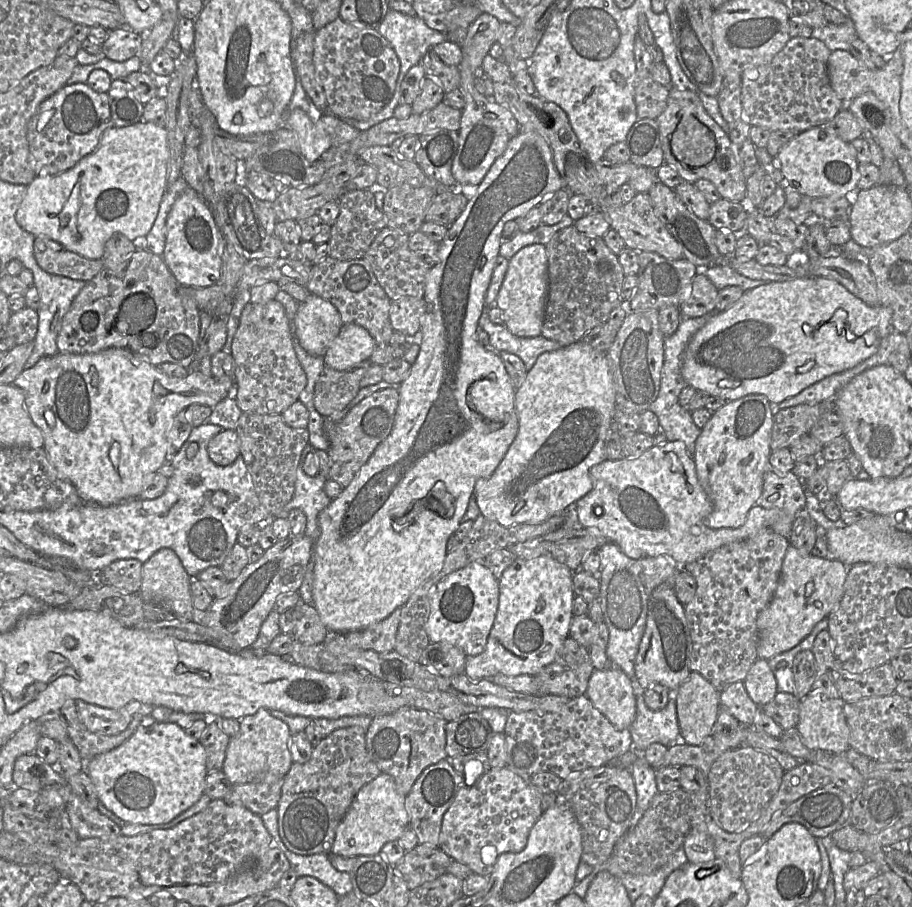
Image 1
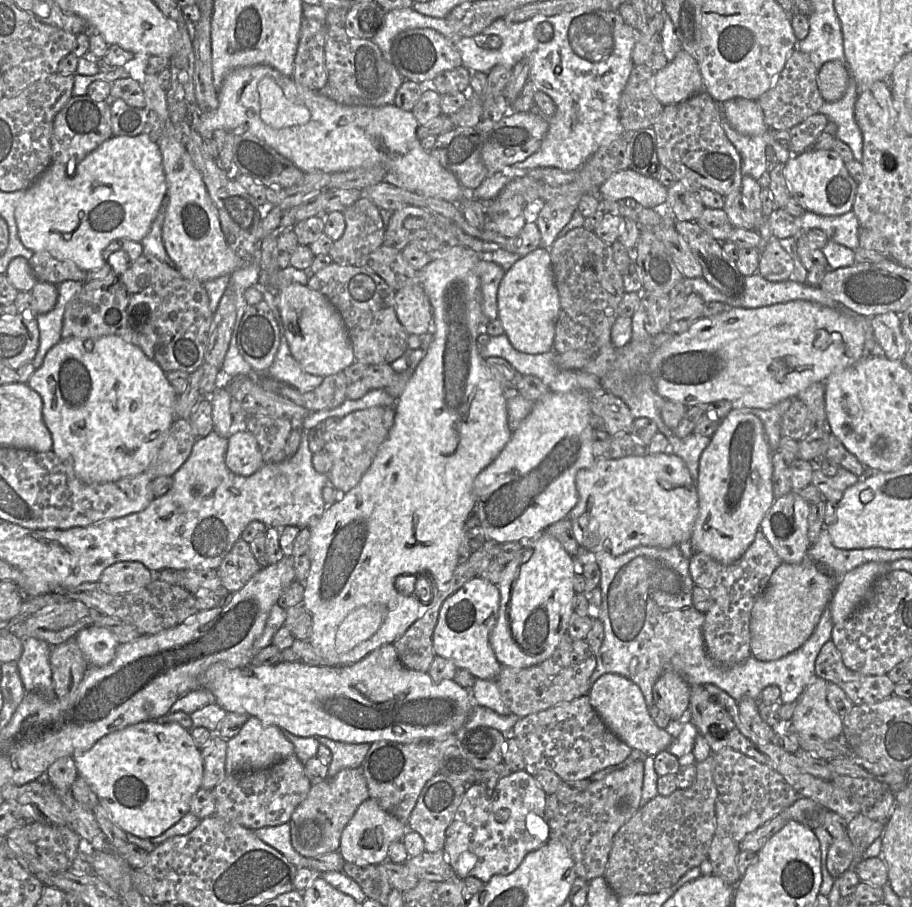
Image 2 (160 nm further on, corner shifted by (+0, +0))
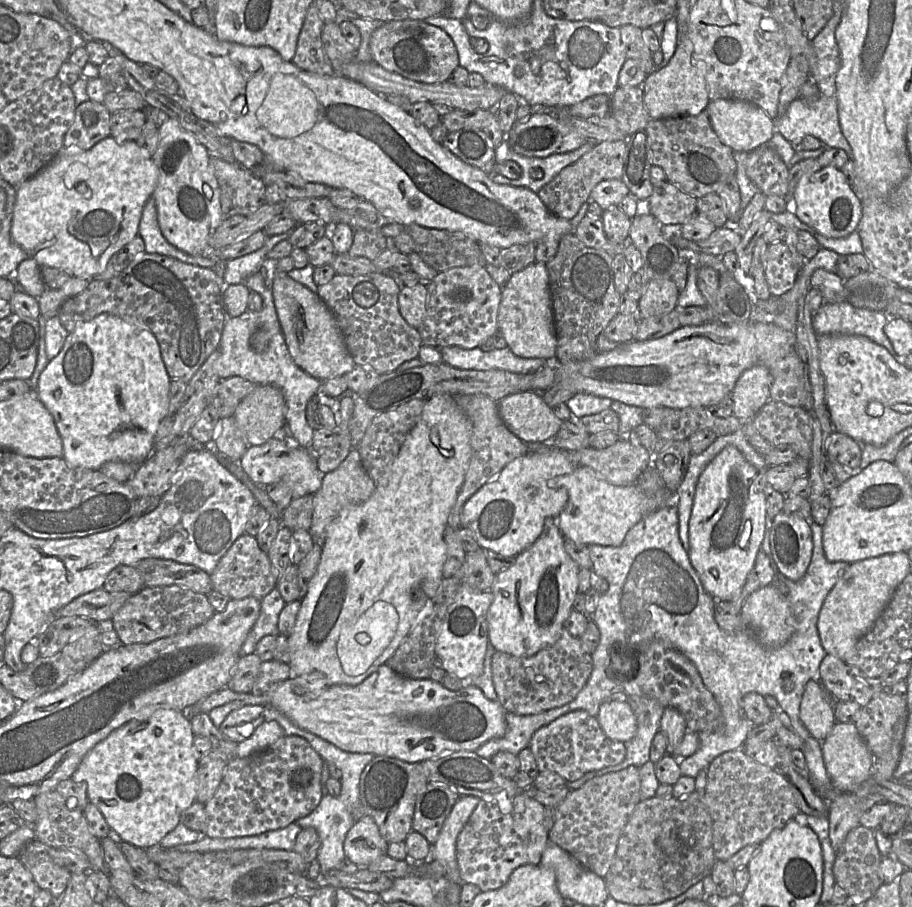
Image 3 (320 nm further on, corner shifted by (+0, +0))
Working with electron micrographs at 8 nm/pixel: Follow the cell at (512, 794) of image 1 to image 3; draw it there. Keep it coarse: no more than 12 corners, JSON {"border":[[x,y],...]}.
{"border":[[480,799],[457,837],[463,883],[507,884],[539,865],[544,808]]}

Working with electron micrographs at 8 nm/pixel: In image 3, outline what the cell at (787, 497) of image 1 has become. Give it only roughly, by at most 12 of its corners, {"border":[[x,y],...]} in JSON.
{"border":[[781,511],[769,534],[772,559],[791,581],[812,558],[809,523]]}

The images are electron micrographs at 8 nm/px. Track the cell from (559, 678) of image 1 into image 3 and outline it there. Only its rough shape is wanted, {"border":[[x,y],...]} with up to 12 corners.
{"border":[[563,628],[529,657],[495,651],[492,680],[506,712],[572,701],[592,656]]}

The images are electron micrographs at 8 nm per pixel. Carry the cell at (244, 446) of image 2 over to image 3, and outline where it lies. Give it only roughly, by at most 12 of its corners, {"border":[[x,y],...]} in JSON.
{"border":[[294,437],[248,445],[240,464],[256,484],[314,495],[325,474]]}

